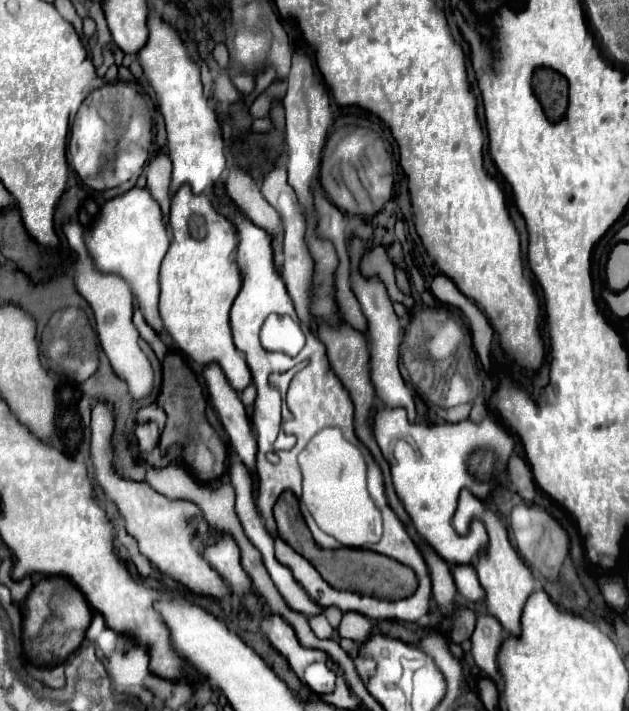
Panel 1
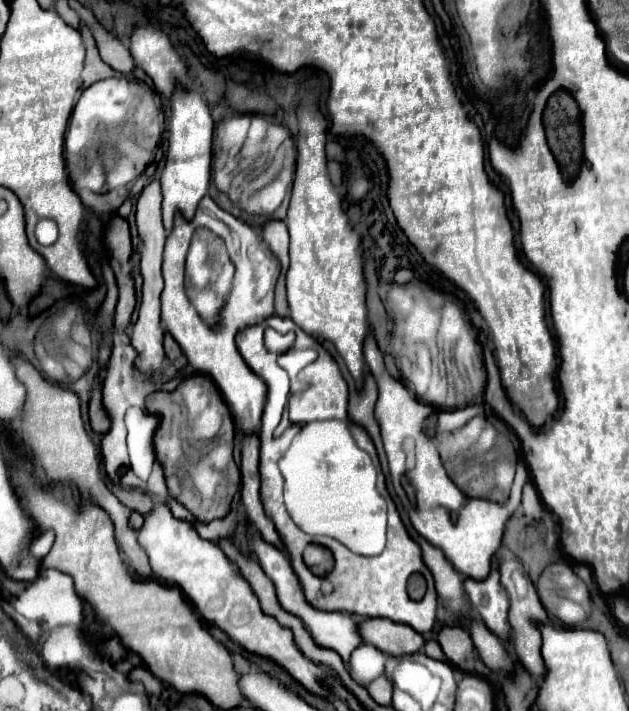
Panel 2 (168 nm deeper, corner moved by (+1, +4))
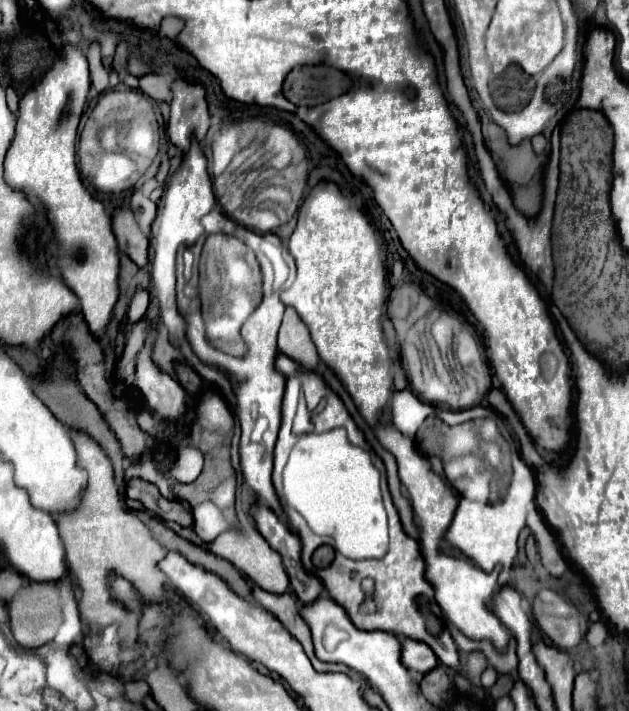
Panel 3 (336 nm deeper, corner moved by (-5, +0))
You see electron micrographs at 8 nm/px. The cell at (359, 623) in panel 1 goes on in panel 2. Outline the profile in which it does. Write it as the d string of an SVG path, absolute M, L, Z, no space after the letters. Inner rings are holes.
M370 618L360 624L362 638L366 644L372 644L380 652L388 656L404 656L420 652L424 646L424 636L414 632L406 624L398 624L392 620Z

